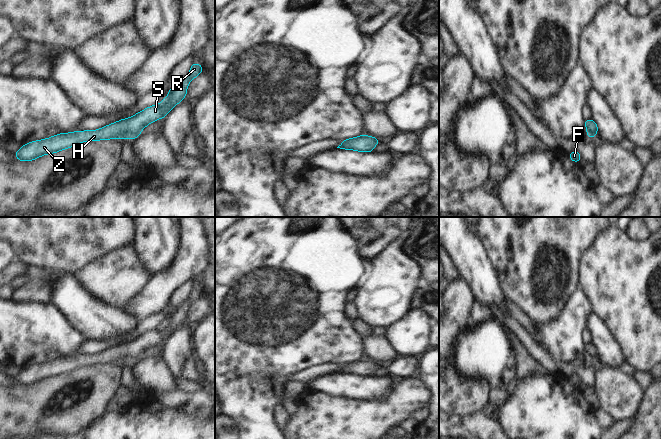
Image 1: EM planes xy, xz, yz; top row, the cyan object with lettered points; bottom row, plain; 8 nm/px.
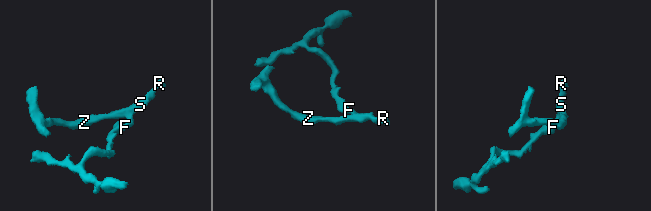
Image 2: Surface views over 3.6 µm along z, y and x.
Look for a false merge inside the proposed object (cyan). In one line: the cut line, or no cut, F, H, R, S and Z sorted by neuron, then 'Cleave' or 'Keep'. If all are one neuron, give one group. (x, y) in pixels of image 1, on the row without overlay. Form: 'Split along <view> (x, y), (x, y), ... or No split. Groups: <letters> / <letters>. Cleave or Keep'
No split. Groups: F H R S Z. Keep

